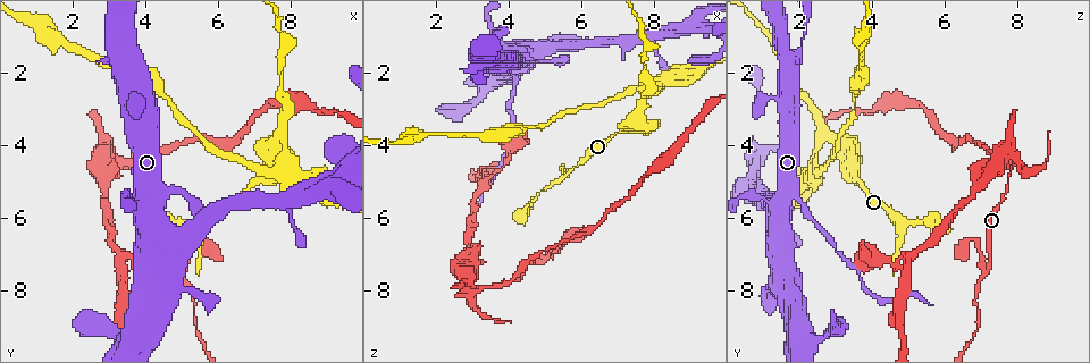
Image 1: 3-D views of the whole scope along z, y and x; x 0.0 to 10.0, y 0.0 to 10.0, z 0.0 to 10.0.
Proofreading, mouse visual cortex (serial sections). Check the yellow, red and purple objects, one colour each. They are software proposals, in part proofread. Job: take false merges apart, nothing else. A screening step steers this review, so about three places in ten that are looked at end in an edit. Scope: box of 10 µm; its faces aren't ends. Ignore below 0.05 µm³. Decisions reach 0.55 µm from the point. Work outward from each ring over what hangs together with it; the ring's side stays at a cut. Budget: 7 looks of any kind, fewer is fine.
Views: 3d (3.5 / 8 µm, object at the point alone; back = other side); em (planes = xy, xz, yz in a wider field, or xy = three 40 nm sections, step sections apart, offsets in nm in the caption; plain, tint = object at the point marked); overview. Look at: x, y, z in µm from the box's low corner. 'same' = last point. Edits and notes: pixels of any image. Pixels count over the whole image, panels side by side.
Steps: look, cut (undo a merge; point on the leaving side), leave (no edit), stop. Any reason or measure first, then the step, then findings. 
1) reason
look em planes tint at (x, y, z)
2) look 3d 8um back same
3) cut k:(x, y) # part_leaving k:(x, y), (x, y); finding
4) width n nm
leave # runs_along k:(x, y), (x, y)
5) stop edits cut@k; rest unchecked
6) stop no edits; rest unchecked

calibre changes
look 3d 3.5um at (4.20, 6.00, 2.40)

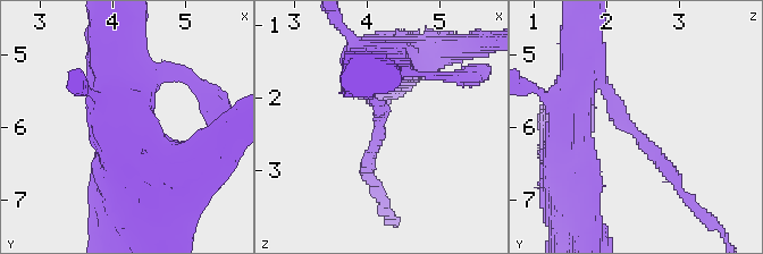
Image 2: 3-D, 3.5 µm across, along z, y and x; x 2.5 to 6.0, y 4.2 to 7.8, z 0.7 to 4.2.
shape alone is not enough
look em xy step 3 tint at (4.10, 6.00, 2.40)

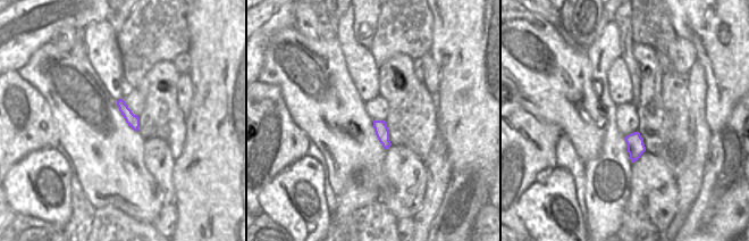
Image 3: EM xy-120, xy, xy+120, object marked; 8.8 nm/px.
arm_widths 150, 200 nm
leave # runs_along 2:(581, 62), (680, 191); one cell here

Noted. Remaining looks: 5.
a fork
look 3d 3.5um at (3.90, 4.70, 7.80)

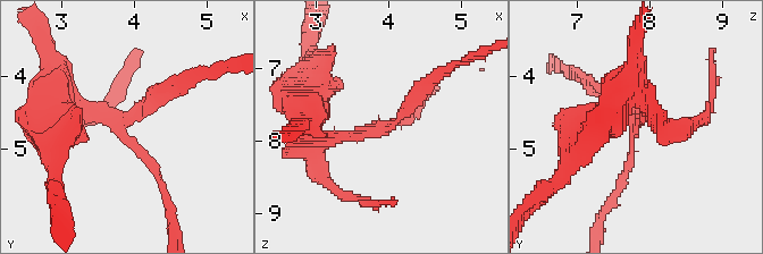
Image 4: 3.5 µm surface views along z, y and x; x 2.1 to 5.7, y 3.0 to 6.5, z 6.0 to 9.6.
arms 3; arm_widths 150, 200, 200 nm
look em xy step 3 tint at (3.85, 4.70, 7.85)

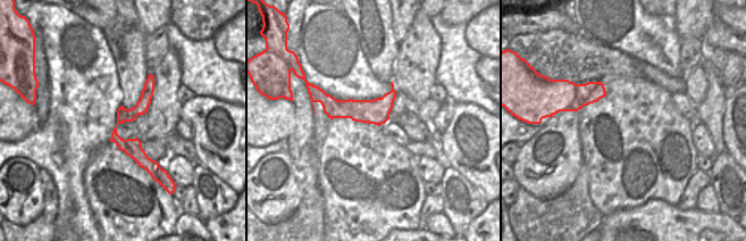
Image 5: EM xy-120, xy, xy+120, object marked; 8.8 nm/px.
cut 4:(617, 99) # border 5:(340, 100), (346, 108), (366, 122); two cells meet here

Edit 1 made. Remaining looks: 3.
redraw
look overview

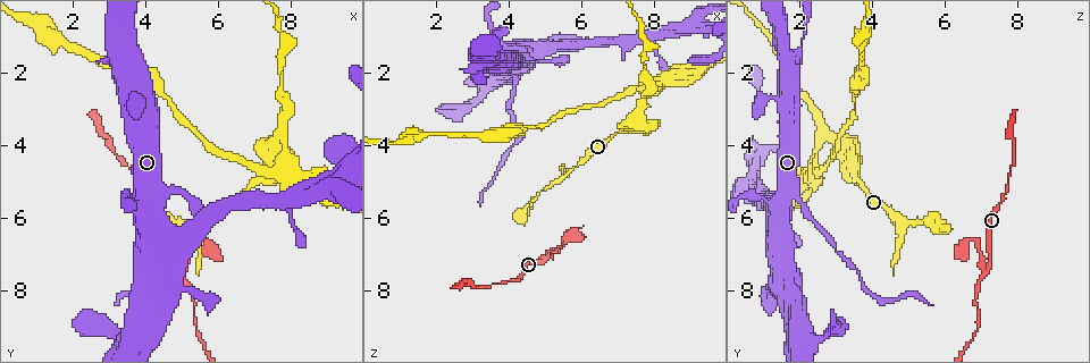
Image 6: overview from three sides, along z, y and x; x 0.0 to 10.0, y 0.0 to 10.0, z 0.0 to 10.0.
look 3d 3.5um at (4.95, 7.50, 7.15)

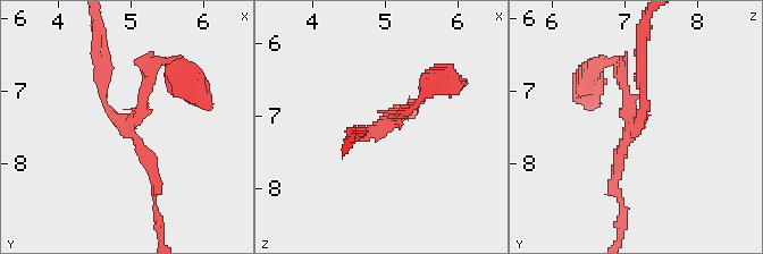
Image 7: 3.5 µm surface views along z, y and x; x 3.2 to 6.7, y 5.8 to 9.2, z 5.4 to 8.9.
arms 3; arm_widths 150, 150, 150 nm
look em xy step 3 tint at (4.90, 7.50, 7.10)

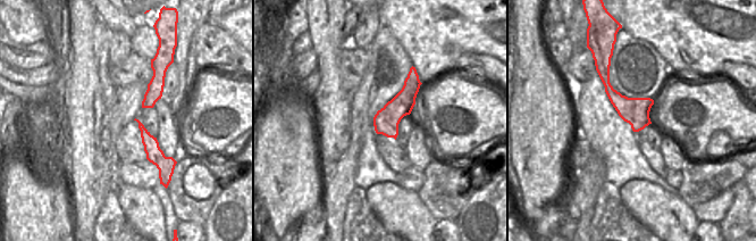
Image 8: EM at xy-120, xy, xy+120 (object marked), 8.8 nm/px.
leave # runs_along 8:(412, 71), (409, 93), (379, 131); all the same cell

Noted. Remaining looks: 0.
stop edits cut@4; rest unchecked

